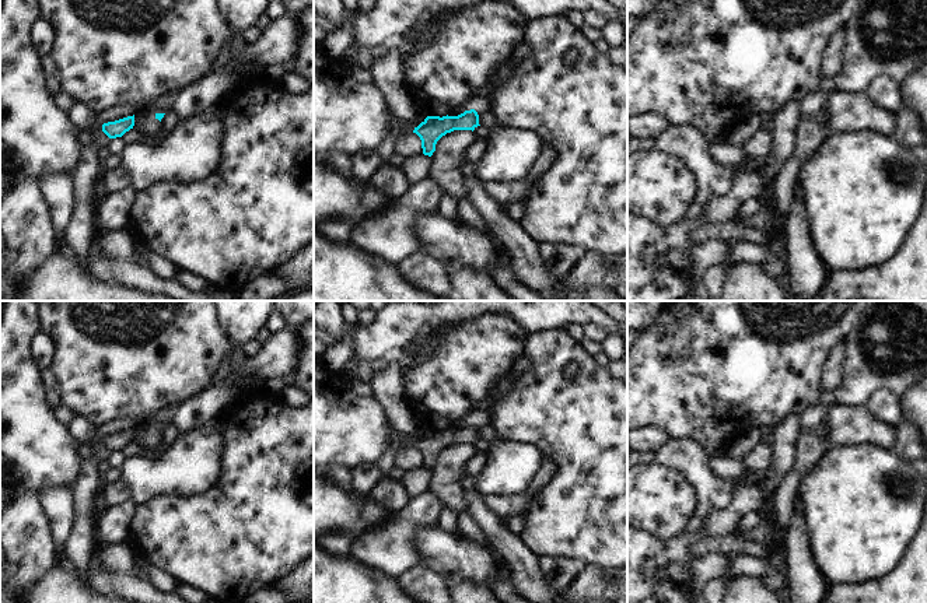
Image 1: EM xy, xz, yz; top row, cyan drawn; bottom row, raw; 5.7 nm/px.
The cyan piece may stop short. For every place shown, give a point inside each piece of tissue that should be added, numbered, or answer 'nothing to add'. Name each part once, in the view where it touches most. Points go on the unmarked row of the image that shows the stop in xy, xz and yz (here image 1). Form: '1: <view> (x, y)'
nothing to add

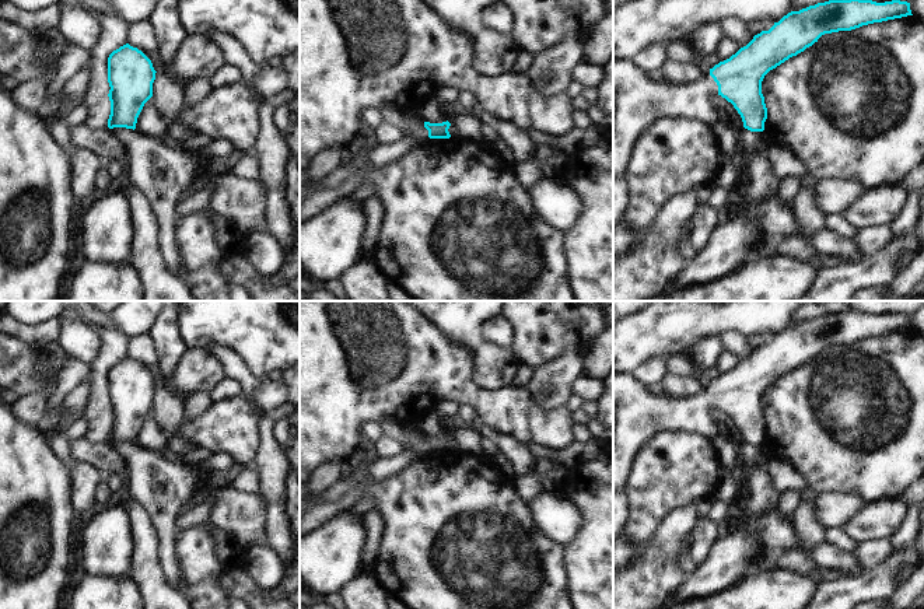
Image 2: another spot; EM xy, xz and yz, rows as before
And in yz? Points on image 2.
1: yz (639, 413)

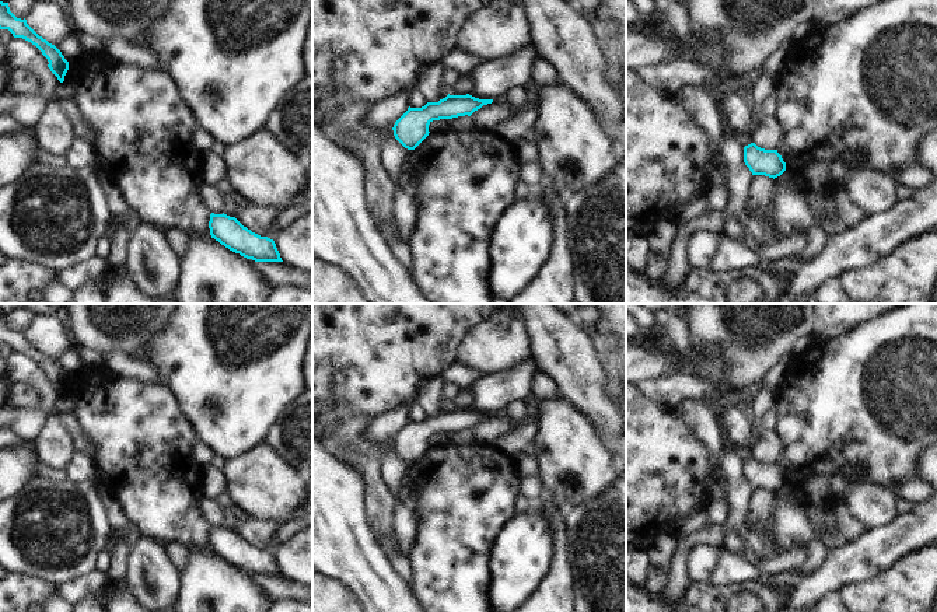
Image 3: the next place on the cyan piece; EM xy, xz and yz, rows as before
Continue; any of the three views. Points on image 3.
nothing to add

